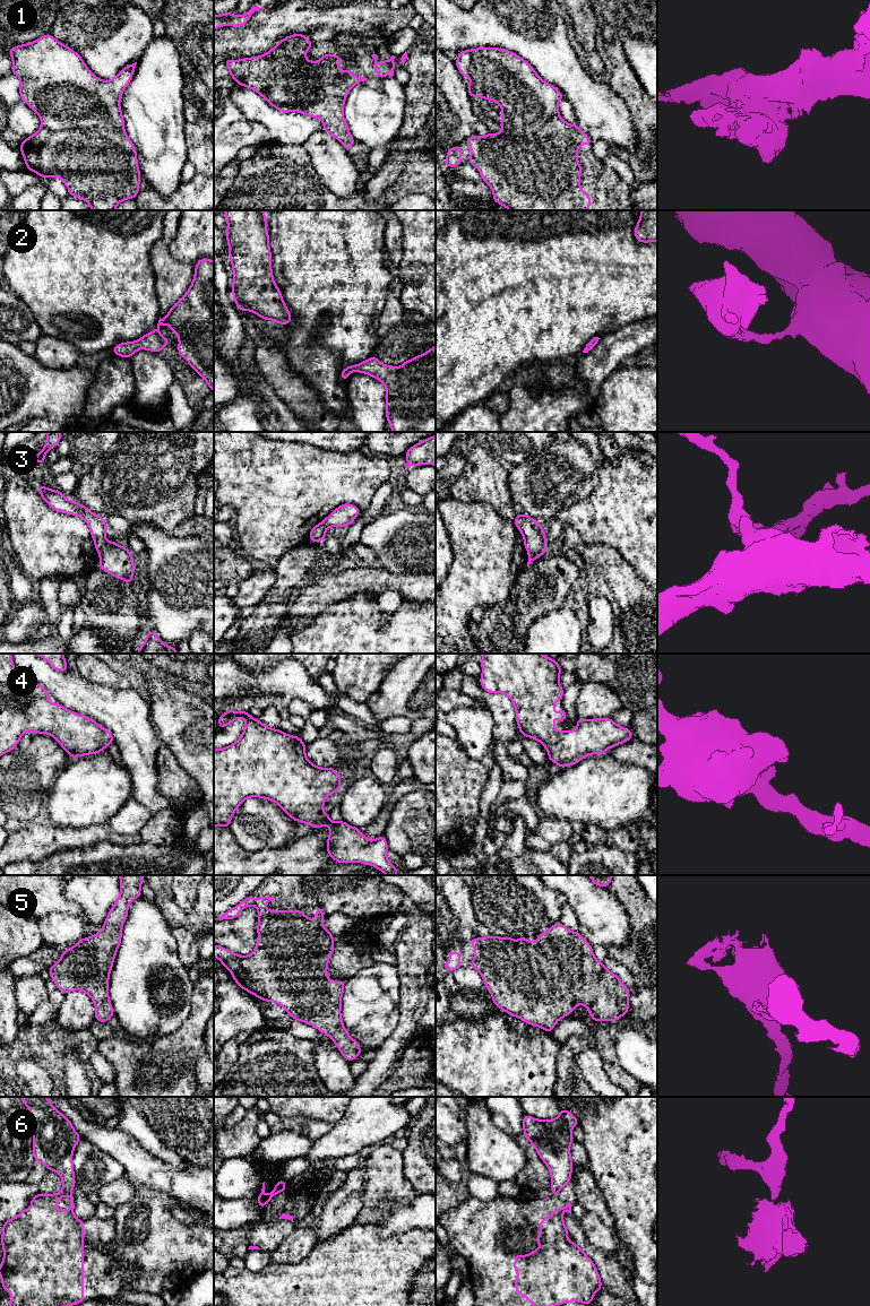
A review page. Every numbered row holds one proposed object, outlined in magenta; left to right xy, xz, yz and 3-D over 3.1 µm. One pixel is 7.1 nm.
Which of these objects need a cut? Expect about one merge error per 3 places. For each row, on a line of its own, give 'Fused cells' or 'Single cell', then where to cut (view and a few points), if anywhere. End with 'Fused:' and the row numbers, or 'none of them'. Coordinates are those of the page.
1: Fused cells. Split along xz (293, 88), (306, 104), (318, 103), (325, 96), (344, 98)
2: Single cell. No split
3: Fused cells. Split along xy (106, 541), (98, 552)
4: Single cell. No split
5: Single cell. No split
6: Fused cells. Split along xy (62, 1188), (70, 1193)
Fused: 1, 3, 6

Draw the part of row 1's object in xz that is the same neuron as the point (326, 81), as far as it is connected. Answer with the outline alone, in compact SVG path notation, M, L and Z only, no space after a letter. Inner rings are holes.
M320 54L321 61L313 61L313 77L299 79L294 94L305 105L319 103L325 96L346 98L351 88L367 80L355 77L352 70L336 70L343 58L336 54Z

